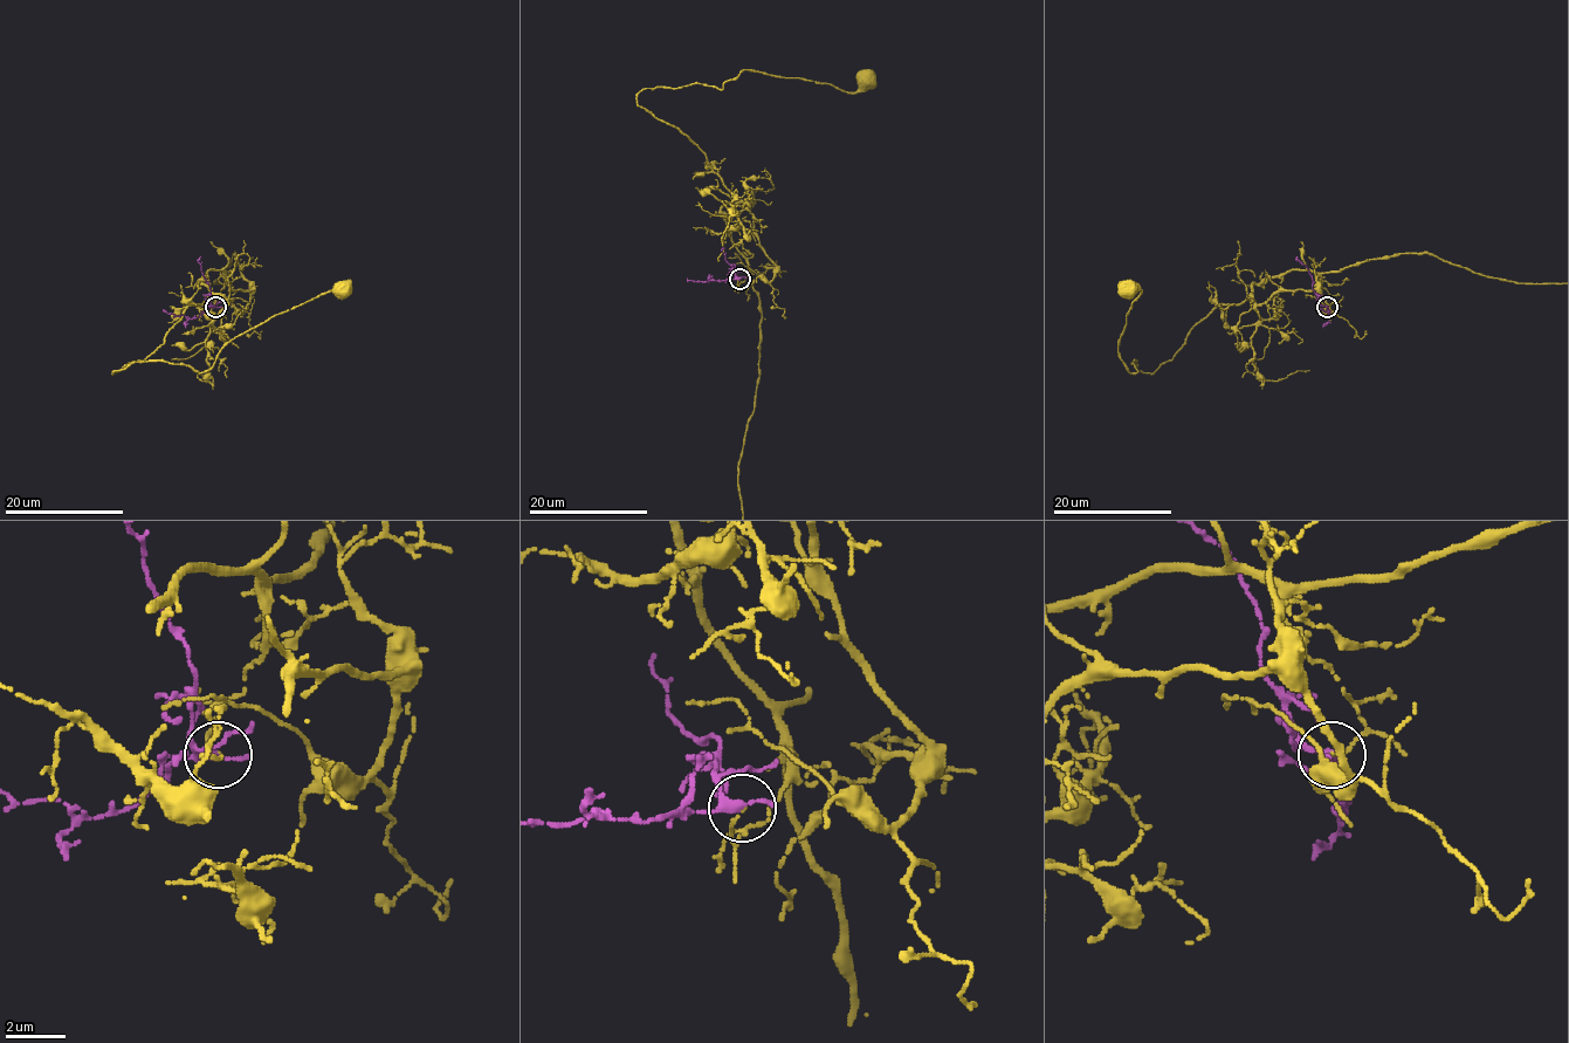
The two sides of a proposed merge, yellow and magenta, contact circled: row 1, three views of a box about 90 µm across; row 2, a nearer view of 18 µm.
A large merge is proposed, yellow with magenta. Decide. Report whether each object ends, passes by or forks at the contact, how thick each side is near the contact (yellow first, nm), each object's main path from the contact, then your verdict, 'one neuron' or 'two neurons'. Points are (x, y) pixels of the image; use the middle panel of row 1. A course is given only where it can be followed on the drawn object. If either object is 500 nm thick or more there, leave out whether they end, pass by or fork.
yellow ends there; magenta passes by; 90 nm thick on the yellow side, 280 nm on the other; yellow runs (740, 278), (721, 208), (737, 200), (637, 96), (721, 89), (742, 70), (847, 93), (865, 77); magenta runs (740, 278), (734, 265), (725, 260), (721, 252), (724, 248); two neurons

